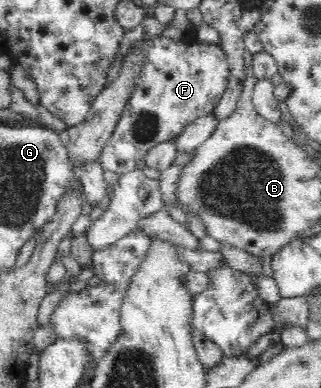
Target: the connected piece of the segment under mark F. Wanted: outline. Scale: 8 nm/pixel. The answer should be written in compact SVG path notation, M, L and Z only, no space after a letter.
M185 35L184 39L178 41L163 36L149 39L146 46L148 46L148 53L139 84L98 159L107 172L123 175L137 169L137 161L145 160L147 152L155 147L155 144L178 137L193 120L213 112L227 88L229 65L225 53L218 44L201 43L195 37Z

